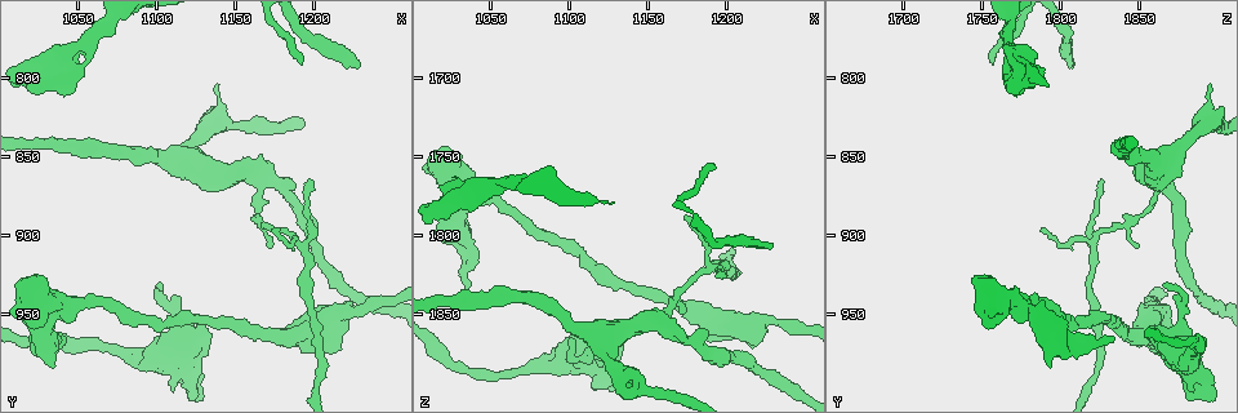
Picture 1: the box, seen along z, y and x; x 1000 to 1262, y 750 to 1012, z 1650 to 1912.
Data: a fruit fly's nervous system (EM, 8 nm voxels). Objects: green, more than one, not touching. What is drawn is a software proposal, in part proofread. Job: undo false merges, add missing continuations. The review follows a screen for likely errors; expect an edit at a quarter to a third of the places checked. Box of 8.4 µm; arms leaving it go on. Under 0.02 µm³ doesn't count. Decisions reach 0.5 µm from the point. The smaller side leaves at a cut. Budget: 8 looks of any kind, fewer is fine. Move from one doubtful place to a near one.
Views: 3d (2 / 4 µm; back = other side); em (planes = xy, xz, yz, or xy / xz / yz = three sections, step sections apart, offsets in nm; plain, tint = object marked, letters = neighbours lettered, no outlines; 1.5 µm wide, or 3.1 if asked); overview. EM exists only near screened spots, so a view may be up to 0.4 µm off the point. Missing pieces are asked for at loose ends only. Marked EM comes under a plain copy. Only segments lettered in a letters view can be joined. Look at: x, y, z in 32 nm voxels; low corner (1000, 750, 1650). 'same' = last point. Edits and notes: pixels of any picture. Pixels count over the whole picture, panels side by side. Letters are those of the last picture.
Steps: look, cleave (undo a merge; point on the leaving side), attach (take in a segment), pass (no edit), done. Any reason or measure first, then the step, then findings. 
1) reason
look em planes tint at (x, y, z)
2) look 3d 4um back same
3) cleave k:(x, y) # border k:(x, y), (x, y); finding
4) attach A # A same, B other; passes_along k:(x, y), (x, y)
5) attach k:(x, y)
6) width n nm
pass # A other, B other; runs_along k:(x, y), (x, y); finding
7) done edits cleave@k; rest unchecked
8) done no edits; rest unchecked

long arm stops here
look em xz step 4 tint at (1194, 790, 1756)

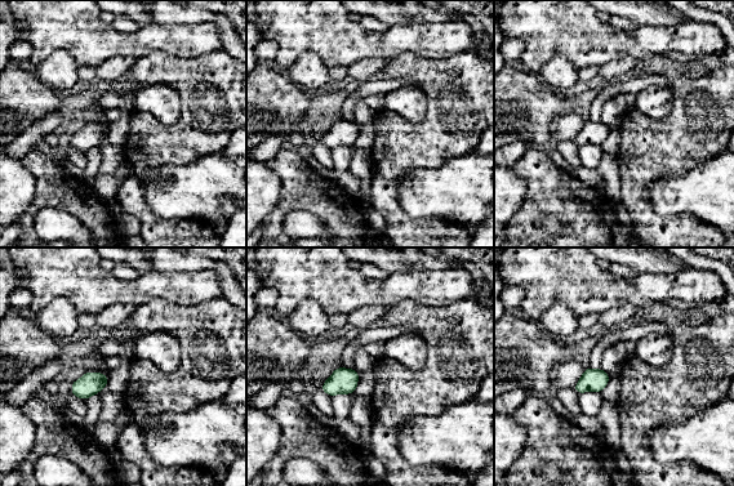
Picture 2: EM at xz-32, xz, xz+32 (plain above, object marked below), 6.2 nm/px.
look em planes letters same

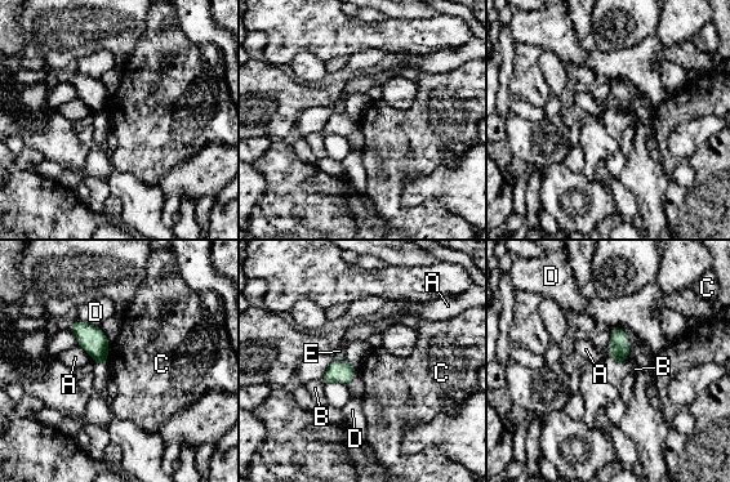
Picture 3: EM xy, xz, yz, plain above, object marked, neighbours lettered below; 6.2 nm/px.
longest_contact D 150 nm
pass # A other, B other, C other, D other, E other; border 3:(110, 344), (107, 357); no lettered segment goes on from it

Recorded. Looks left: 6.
branch stops here
look 3d 2um at (1228, 792, 1804)

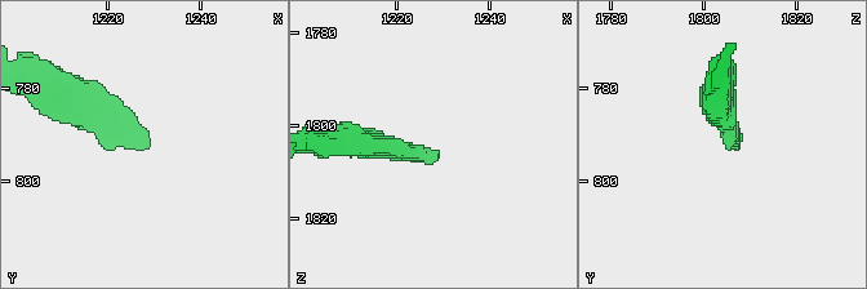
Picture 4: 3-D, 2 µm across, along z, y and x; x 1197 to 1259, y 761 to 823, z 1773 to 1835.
need the tissue
look em xy step 8 letters at (1229, 791, 1805)

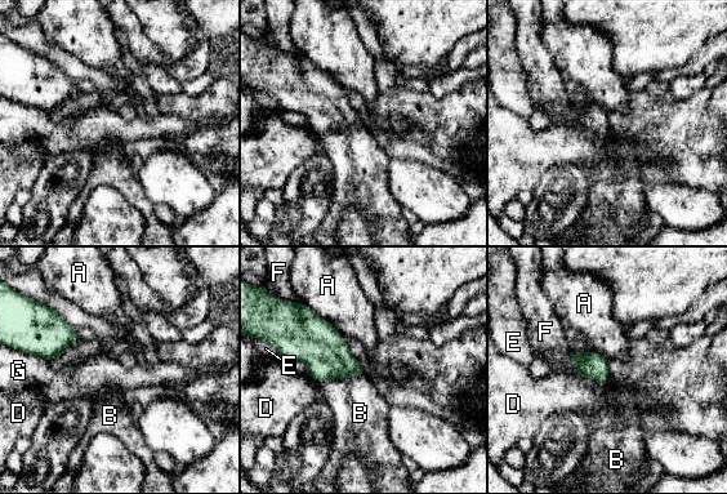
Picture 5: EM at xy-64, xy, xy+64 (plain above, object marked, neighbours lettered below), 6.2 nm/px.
another direction
look em planes letters same

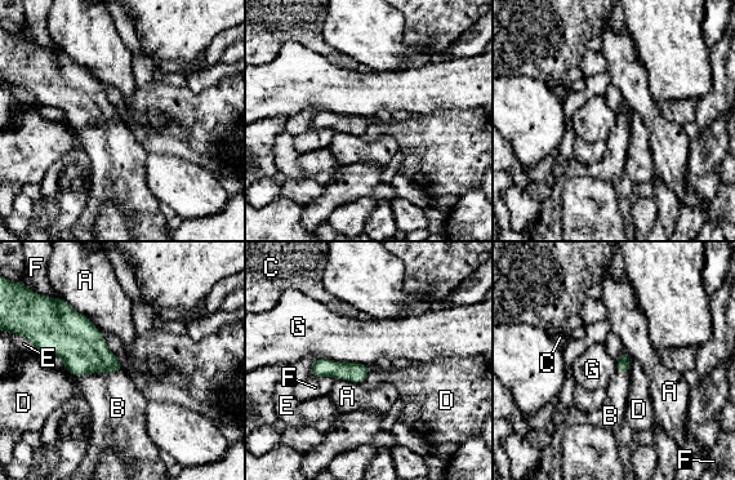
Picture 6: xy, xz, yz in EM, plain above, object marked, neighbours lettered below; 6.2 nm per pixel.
attach B # A other, B same, C other, D other, E other, F other, G other; passes_along 6:(80, 345), (101, 372), (117, 408); the neuron continues

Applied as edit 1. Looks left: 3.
redraw
look overview

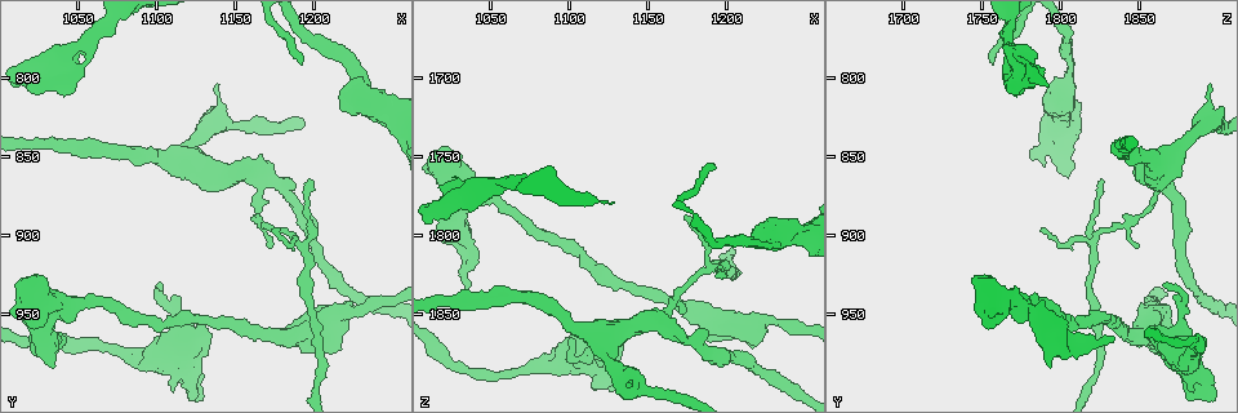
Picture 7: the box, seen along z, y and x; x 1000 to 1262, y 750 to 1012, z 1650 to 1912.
sharp bend
look em planes letters at (1040, 944, 1772)

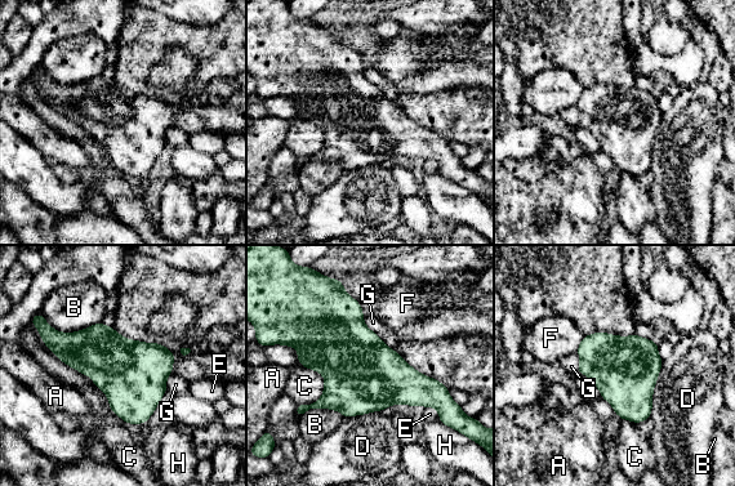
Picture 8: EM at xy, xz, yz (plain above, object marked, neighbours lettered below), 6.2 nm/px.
pass # A other, B other, C other, D other, E other, F other, G other, H other; border 8:(298, 362), (323, 377), (312, 404); all the same neuron

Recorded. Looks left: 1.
done edits attach@6; rest unchecked

